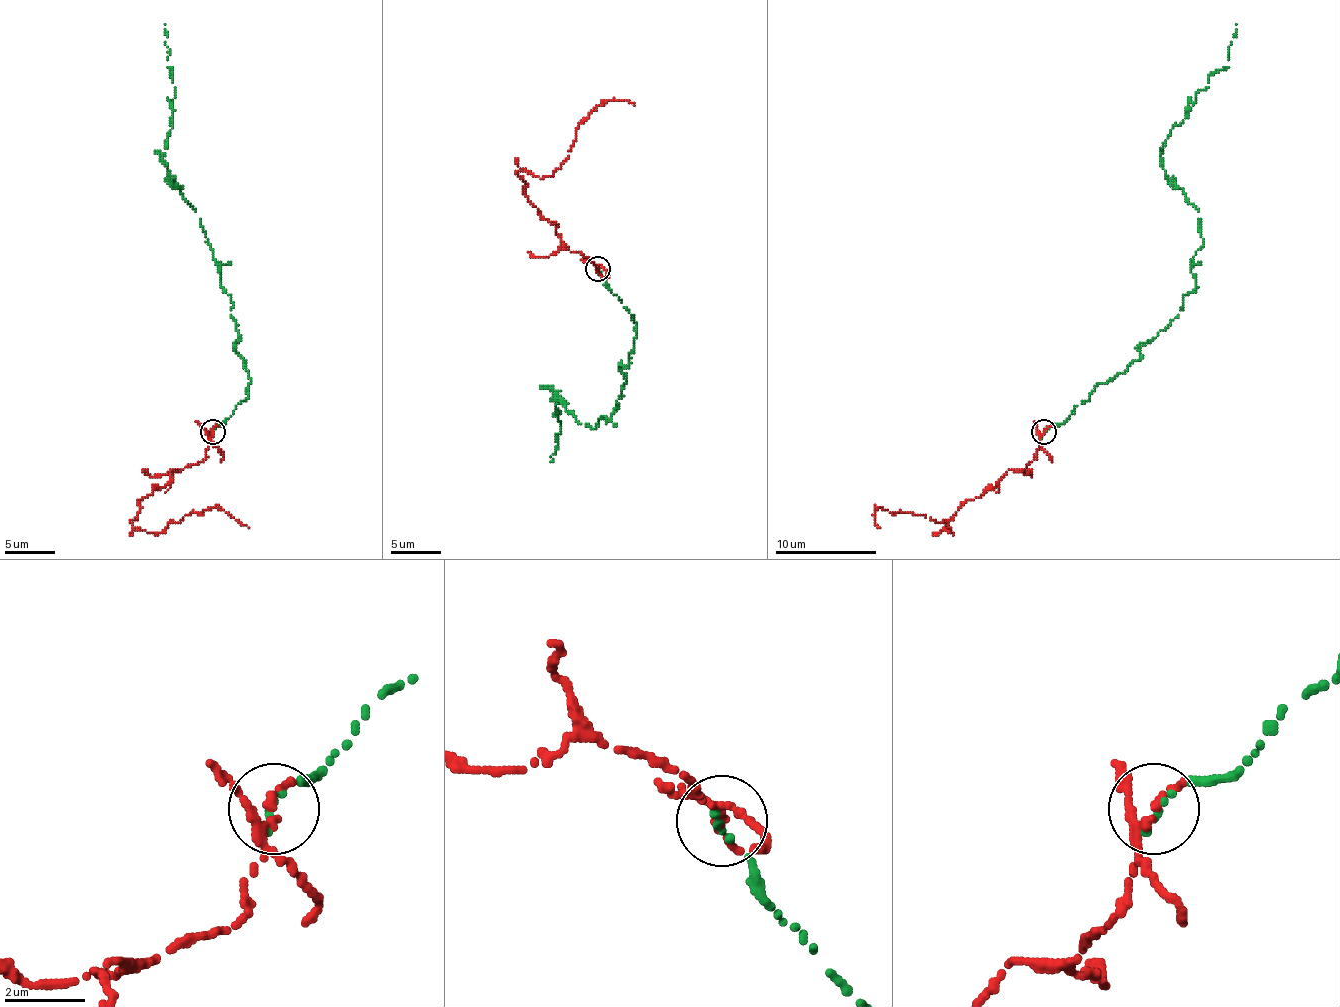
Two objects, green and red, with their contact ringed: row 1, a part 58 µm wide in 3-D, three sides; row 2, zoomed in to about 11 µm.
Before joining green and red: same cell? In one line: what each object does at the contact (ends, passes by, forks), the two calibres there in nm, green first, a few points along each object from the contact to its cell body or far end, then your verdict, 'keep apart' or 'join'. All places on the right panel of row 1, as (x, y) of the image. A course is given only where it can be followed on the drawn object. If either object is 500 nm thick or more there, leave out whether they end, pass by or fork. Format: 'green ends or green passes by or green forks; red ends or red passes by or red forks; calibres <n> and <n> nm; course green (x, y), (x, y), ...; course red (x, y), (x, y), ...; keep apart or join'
green ends; red passes by; calibres 190 and 200 nm; course green (1044, 431), (1137, 360), (1196, 287), (1198, 211), (1160, 156), (1211, 75), (1228, 67), (1236, 24); course red (1044, 431), (1036, 456), (968, 499), (945, 530), (953, 532), (930, 517), (880, 507), (874, 512), (880, 527); join

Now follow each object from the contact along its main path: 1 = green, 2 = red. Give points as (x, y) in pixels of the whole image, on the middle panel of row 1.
1: (596, 269), (634, 315), (626, 381), (619, 408), (593, 429), (548, 386), (560, 421), (550, 462)
2: (598, 269), (568, 249), (517, 173), (550, 176), (568, 156), (576, 128), (598, 105), (634, 105)

